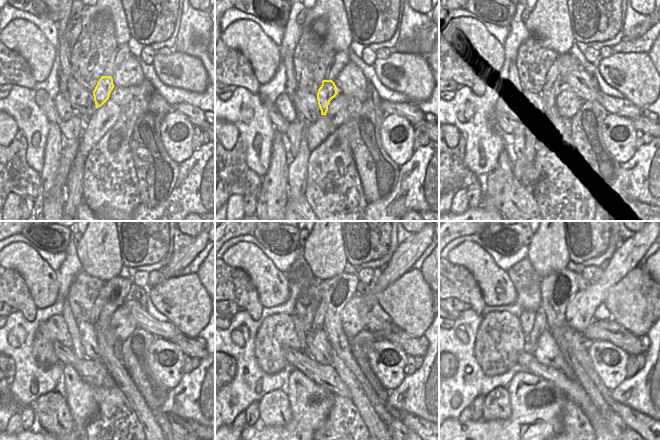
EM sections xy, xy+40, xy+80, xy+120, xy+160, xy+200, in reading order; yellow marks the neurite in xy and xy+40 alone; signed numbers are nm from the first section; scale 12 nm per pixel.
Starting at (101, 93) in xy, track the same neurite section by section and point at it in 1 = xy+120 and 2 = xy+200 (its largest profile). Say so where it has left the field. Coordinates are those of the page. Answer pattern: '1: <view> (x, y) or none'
1: xy+120 (119, 373)
2: xy+200 (595, 417)

